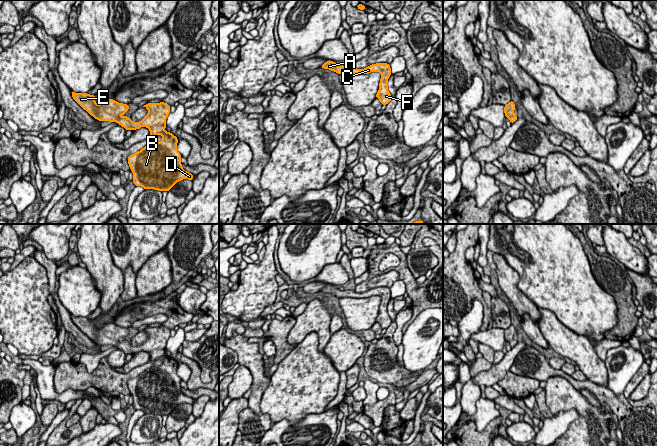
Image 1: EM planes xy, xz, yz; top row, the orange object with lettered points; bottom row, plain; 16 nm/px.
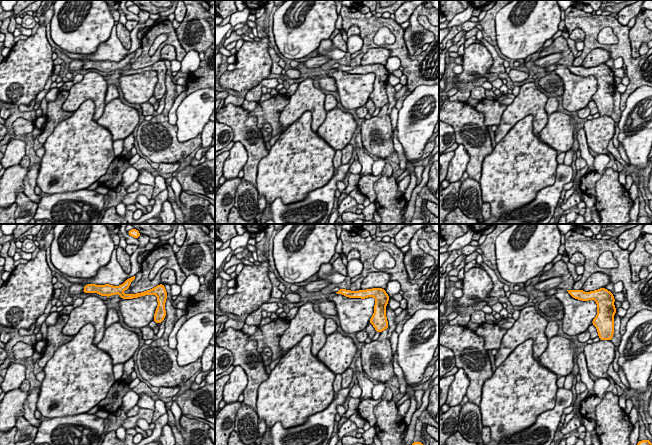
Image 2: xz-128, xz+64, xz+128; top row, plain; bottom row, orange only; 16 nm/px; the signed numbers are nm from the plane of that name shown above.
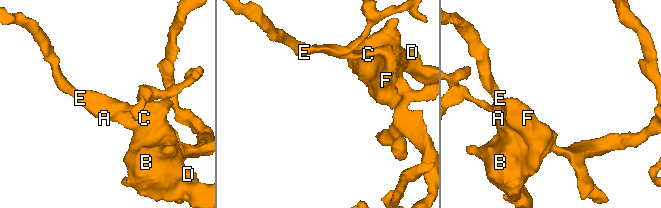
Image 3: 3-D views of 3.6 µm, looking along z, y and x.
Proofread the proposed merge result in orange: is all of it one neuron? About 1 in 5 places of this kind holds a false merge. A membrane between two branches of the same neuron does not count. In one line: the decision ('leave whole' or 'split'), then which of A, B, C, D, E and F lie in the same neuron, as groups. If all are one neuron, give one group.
leave whole; groups A B C D E F

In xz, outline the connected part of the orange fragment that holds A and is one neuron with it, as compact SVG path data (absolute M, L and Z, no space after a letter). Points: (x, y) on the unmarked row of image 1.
M328 284L323 289L321 289L321 292L329 293L331 295L336 296L337 298L369 298L371 296L380 296L381 303L379 307L379 314L376 318L376 322L380 324L382 329L387 329L392 323L392 320L388 314L388 303L391 299L390 288L388 287L376 287L369 289L364 293L357 293L352 290L341 291L338 287Z

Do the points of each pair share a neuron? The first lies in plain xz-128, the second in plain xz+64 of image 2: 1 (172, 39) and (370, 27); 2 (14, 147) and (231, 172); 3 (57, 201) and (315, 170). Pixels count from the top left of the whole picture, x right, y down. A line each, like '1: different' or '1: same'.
1: same
2: same
3: different

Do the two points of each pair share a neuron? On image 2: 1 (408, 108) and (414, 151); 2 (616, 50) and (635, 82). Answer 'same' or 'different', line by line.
1: same
2: same

